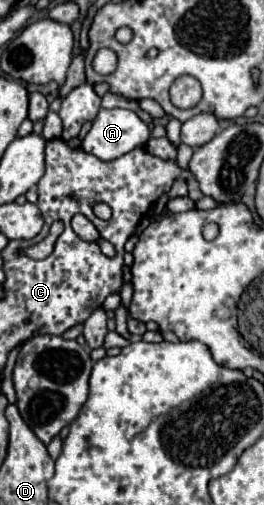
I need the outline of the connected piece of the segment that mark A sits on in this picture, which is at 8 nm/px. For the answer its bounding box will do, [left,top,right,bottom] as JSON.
[82,108,150,162]

